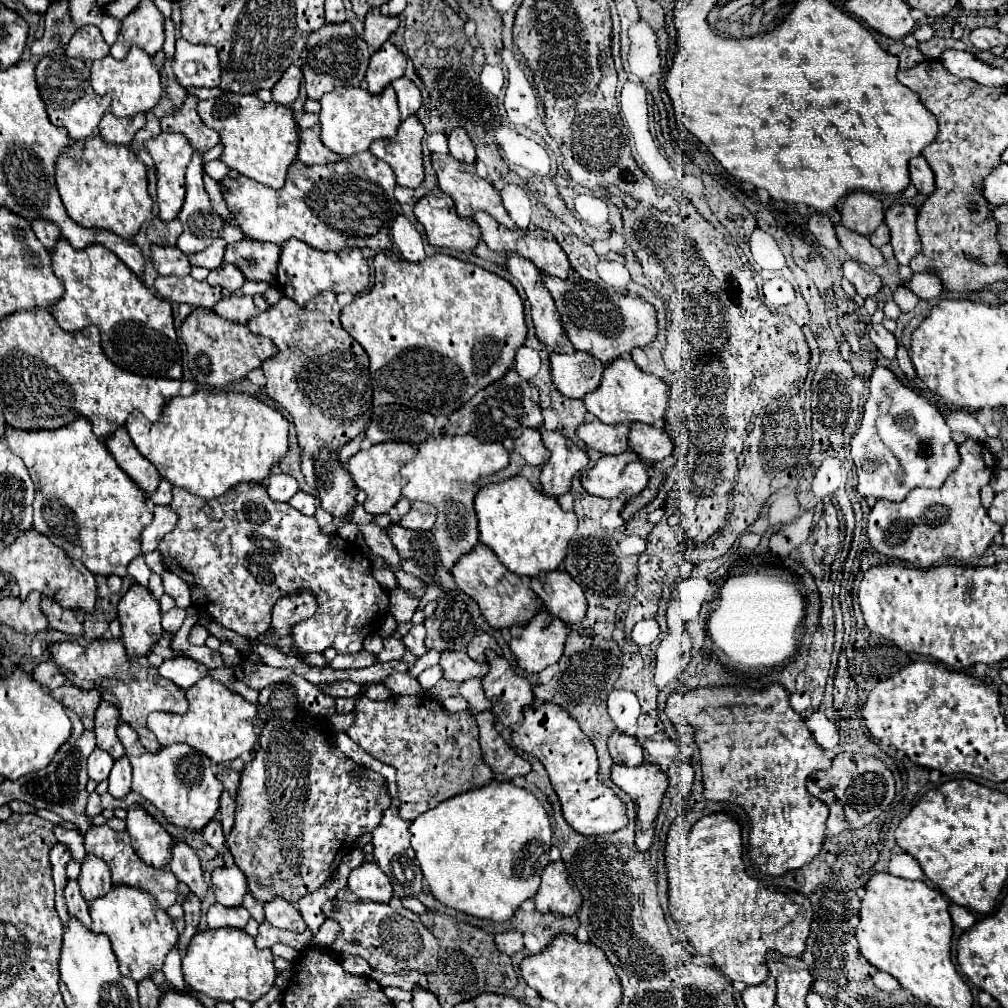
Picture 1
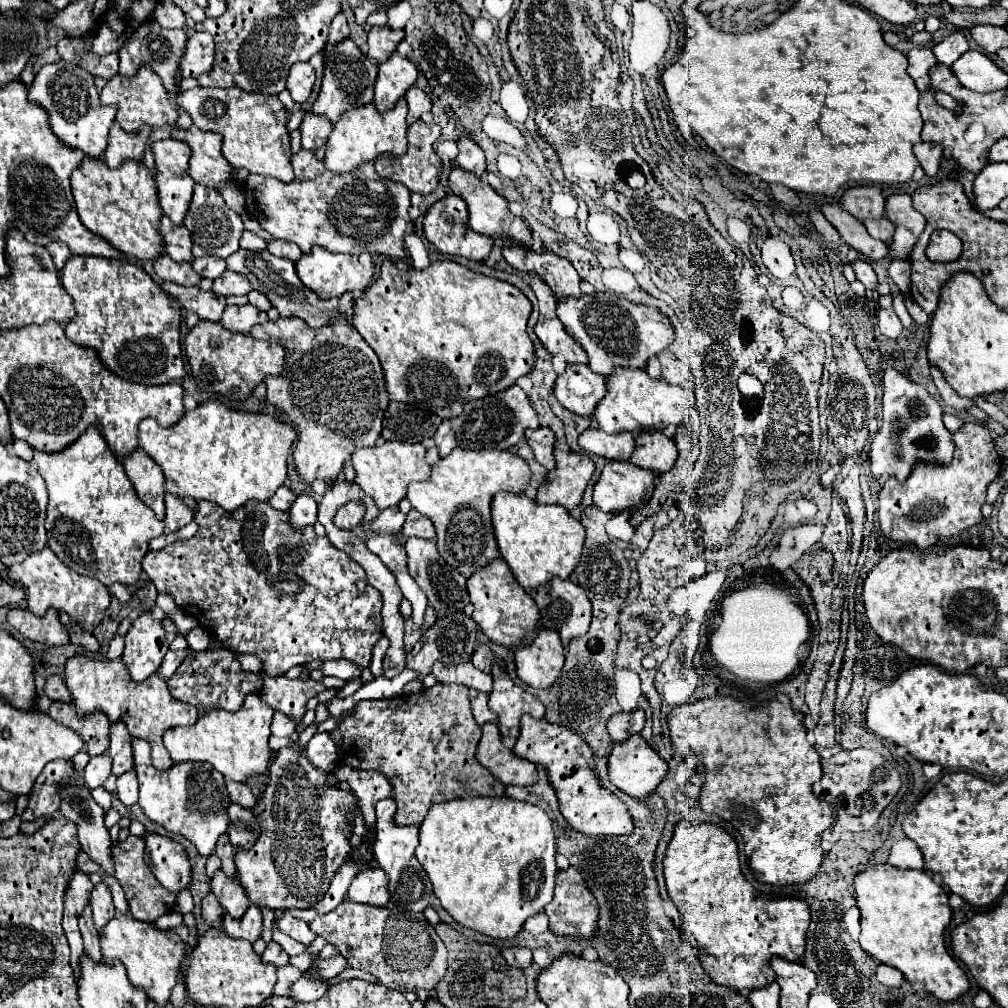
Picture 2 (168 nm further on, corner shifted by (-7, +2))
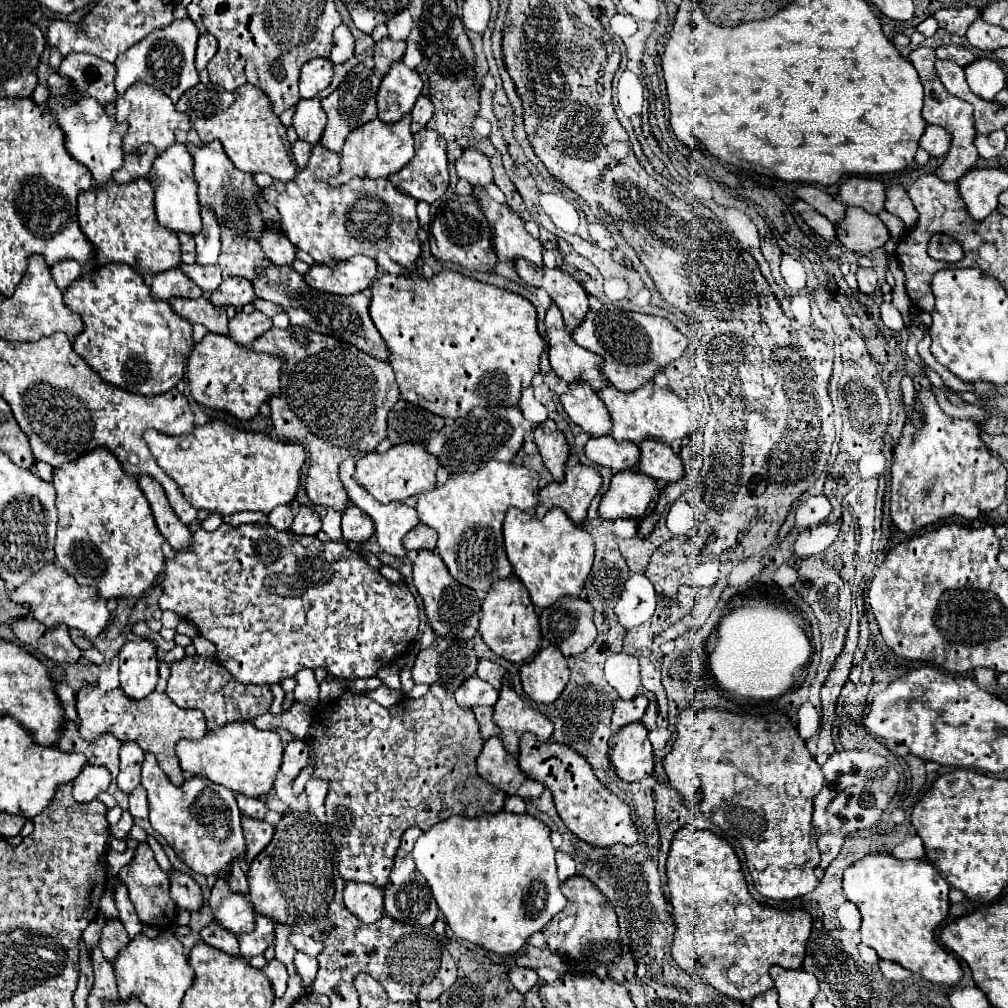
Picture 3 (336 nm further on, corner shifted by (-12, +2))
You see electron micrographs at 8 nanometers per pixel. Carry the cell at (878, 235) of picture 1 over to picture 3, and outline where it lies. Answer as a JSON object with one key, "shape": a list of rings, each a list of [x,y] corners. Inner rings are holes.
{"shape":[[[846,207],[846,217],[836,225],[838,241],[856,253],[870,253],[890,239],[886,225],[860,207]]]}

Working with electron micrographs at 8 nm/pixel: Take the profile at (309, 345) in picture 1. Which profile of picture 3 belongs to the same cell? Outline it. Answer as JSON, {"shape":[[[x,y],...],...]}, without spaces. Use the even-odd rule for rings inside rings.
{"shape":[[[272,327],[252,343],[252,351],[268,353],[272,357],[282,359],[280,395],[272,397],[270,401],[274,431],[282,439],[288,441],[296,439],[306,449],[310,459],[308,479],[306,479],[308,499],[314,505],[324,505],[342,513],[350,505],[350,497],[338,477],[338,467],[348,455],[356,455],[360,451],[372,451],[386,437],[386,415],[392,409],[392,405],[400,399],[392,367],[384,361],[368,357],[350,343],[336,341],[334,337],[320,335],[302,327],[288,327],[288,329]]]}

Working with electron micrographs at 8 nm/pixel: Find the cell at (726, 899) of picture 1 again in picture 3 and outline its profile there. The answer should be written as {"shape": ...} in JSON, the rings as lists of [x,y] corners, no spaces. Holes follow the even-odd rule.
{"shape":[[[680,827],[674,833],[670,845],[666,871],[672,921],[676,927],[670,953],[680,969],[704,979],[716,991],[740,1003],[750,1003],[752,997],[772,989],[772,979],[768,975],[768,969],[772,965],[780,965],[784,969],[800,969],[804,961],[806,941],[812,929],[812,917],[802,909],[778,910],[756,903],[748,893],[740,861],[728,841],[710,831],[686,831],[686,827]]]}

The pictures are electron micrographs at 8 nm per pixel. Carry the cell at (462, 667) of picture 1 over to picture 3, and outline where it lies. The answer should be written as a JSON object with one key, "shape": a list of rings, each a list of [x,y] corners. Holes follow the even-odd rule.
{"shape":[[[470,677],[456,691],[456,703],[464,709],[472,709],[474,705],[494,707],[496,701],[498,701],[498,691],[478,677]]]}

